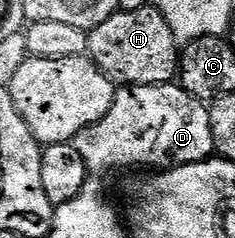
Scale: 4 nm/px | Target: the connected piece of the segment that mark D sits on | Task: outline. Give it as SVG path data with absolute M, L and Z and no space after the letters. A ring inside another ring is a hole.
M178 84L119 86L113 108L97 124L79 133L73 144L92 175L130 166L151 166L147 168L162 172L172 166L203 162L215 154L208 103L197 100Z

